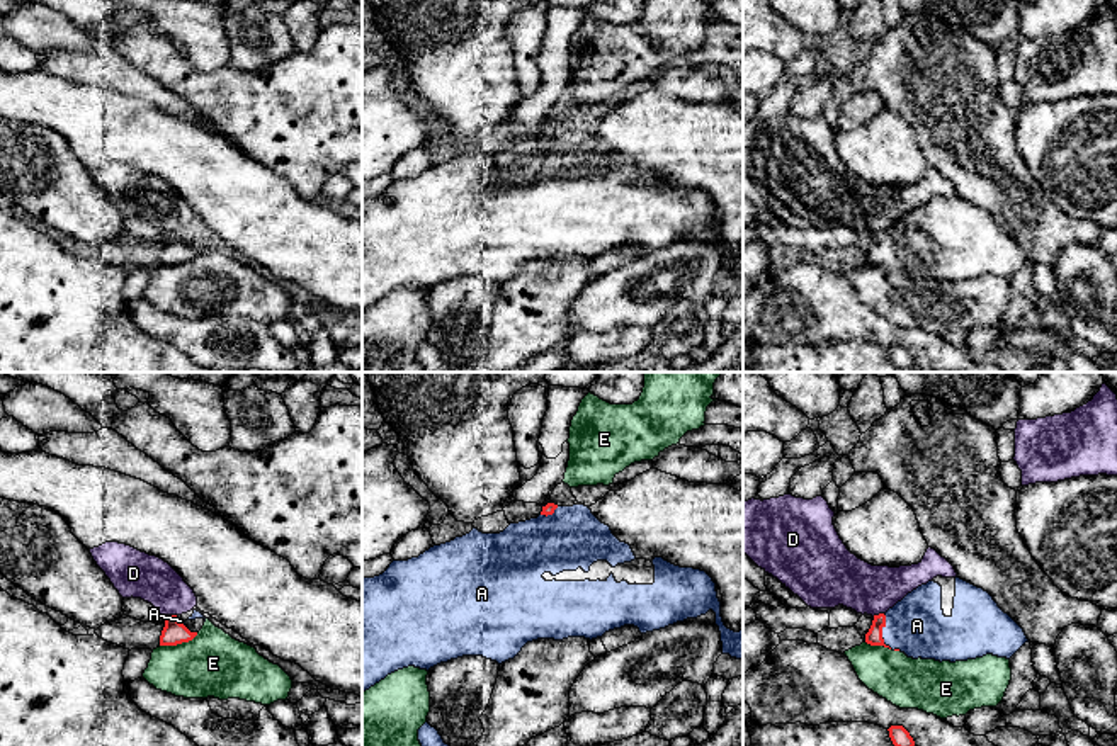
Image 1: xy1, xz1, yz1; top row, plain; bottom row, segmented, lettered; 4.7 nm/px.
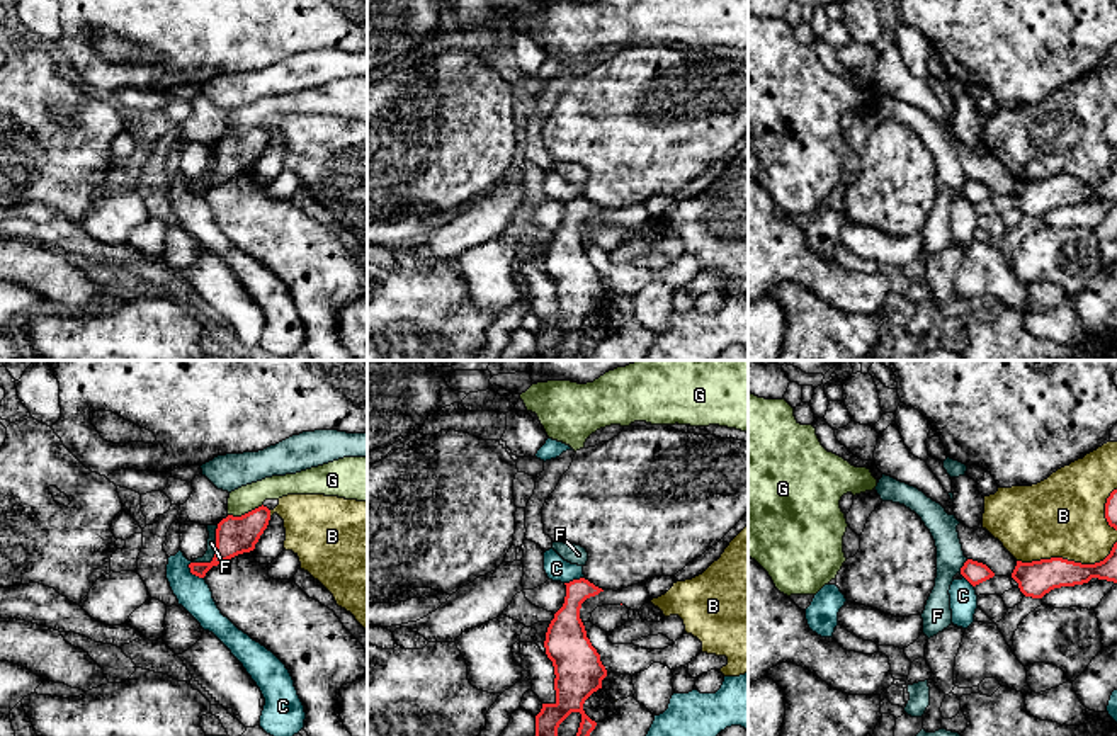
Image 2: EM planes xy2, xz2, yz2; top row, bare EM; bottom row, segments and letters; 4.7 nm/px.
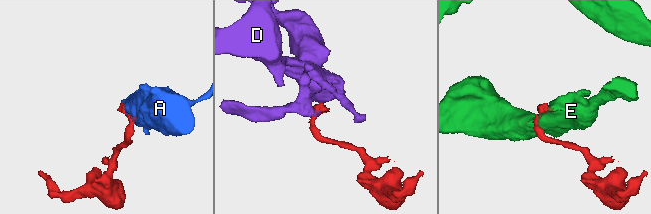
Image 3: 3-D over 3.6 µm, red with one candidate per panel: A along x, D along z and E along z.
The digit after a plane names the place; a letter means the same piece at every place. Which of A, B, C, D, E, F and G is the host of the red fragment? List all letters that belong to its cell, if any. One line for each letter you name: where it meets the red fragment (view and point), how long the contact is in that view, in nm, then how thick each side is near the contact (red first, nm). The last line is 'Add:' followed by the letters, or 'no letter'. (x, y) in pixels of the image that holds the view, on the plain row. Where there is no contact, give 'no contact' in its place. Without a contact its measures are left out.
A: yz1 (881, 255) | 190 nm | 80/280 nm
Add: A

